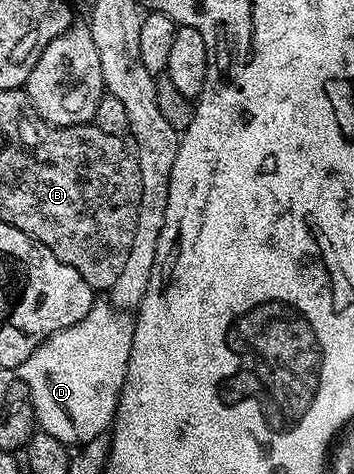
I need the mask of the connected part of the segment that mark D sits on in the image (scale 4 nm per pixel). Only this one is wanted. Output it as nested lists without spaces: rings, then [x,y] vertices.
[[[92,305],[85,319],[38,345],[31,360],[17,373],[31,392],[38,428],[68,447],[82,447],[110,430],[129,367],[132,326],[118,325],[101,305]]]

